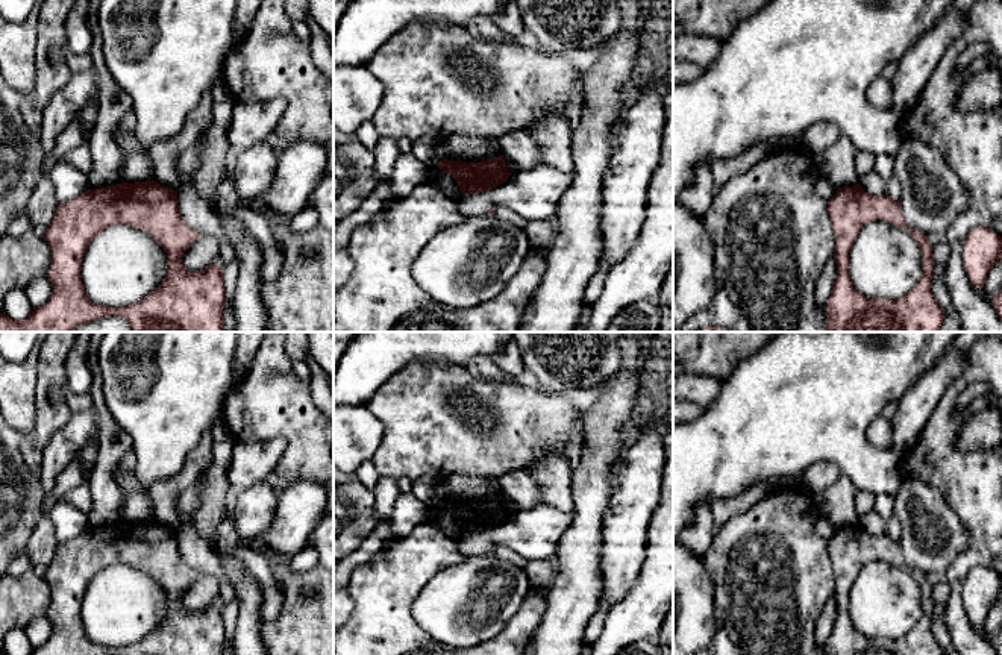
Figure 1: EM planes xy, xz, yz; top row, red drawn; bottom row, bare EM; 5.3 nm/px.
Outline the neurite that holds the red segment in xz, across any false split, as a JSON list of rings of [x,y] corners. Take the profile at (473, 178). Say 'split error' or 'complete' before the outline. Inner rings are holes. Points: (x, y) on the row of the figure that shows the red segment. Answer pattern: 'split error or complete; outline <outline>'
complete; outline [[[503,155],[481,162],[450,161],[443,156],[437,167],[450,174],[462,194],[481,194],[490,191],[509,179]]]

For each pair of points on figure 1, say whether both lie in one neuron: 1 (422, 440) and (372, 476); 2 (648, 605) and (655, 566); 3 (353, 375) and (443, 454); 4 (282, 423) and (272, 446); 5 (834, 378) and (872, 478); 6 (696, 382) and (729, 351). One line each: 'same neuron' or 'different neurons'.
1: different neurons
2: same neuron
3: different neurons
4: different neurons
5: same neuron
6: different neurons

